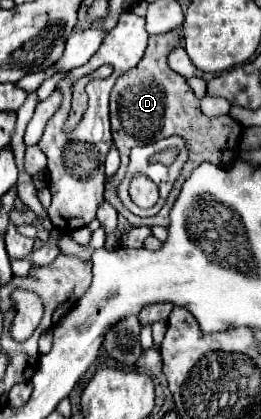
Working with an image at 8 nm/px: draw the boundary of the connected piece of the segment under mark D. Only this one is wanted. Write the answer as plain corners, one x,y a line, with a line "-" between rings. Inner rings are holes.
169,31
165,35
151,35
147,51
139,65
125,75
121,75
111,91
111,131
117,149
121,151
121,167
111,183
105,187
105,201
109,201
123,215
132,226
169,226
169,212
176,201
185,179
189,173
203,161
211,161
217,166
228,167
239,154
239,135
243,131
241,123
235,121
231,115
221,117
207,117
199,109
199,99
195,97
193,89
185,83
185,79
175,73
167,65
167,55
173,47
179,45
179,31
-
171,135
181,135
189,147
189,159
181,171
170,192
167,201
160,212
148,218
132,214
119,199
117,199
117,185
124,179
129,163
129,151
141,143
149,143
153,139
165,139

